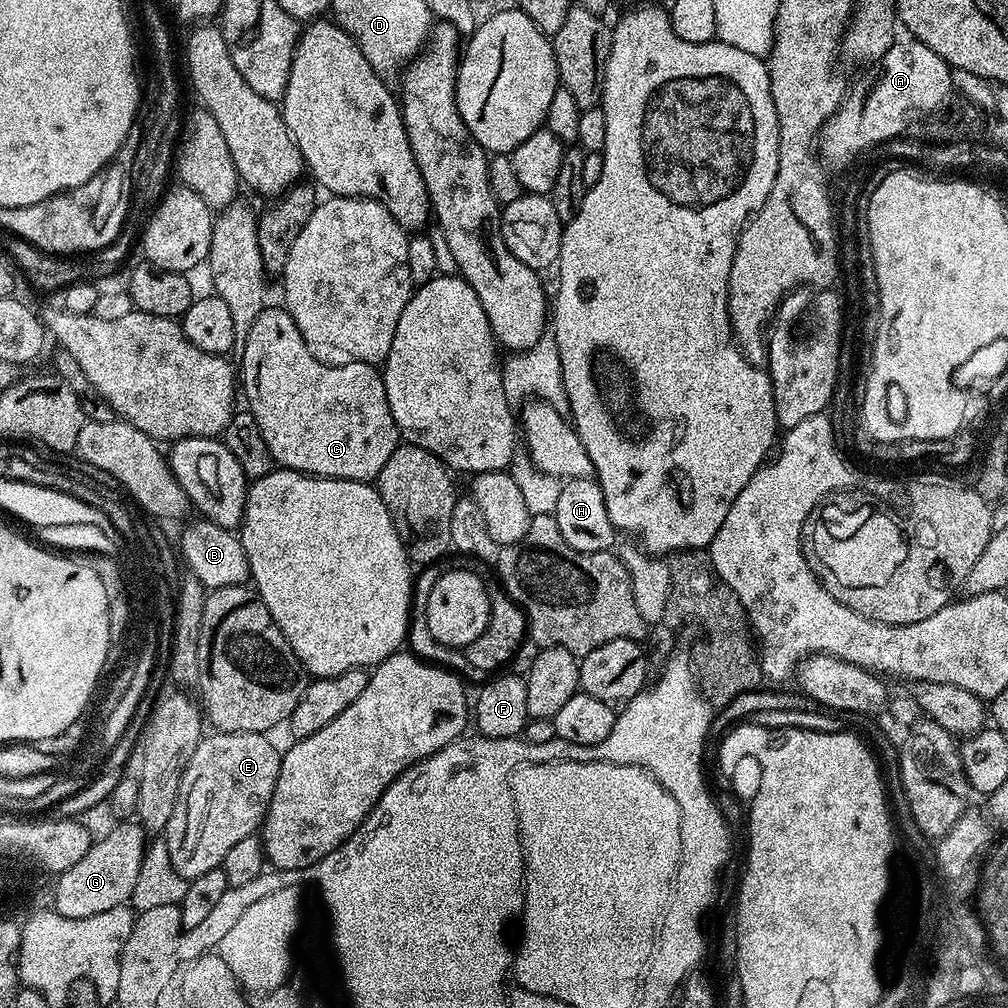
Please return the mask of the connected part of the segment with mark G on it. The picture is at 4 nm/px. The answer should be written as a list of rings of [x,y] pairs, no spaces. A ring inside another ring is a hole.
[[[119,821],[114,826],[104,838],[93,841],[86,854],[77,857],[72,866],[57,877],[52,904],[60,915],[70,919],[86,918],[125,905],[131,899],[148,840],[137,821]]]

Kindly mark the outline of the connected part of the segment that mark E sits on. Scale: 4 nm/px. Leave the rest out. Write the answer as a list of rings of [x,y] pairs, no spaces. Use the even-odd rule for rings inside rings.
[[[213,731],[211,735],[208,734],[203,737],[200,745],[194,751],[194,756],[190,758],[189,765],[186,766],[184,776],[181,778],[180,789],[177,792],[177,800],[174,802],[173,814],[170,815],[168,827],[162,833],[163,839],[168,843],[170,862],[173,864],[174,870],[187,881],[198,878],[200,874],[204,874],[208,870],[221,867],[226,858],[226,853],[242,838],[253,835],[263,825],[264,815],[268,813],[268,807],[270,806],[270,798],[274,794],[274,782],[278,782],[281,753],[279,751],[276,752],[275,746],[268,741],[269,737],[265,733]]]

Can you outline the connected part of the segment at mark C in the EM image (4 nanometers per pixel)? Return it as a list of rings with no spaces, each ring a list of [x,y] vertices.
[[[265,307],[264,311],[254,318],[254,326],[250,326],[250,334],[246,334],[246,342],[242,346],[244,352],[238,360],[238,372],[242,377],[242,396],[248,399],[247,411],[251,412],[254,422],[258,422],[258,430],[262,430],[262,438],[266,438],[266,446],[270,446],[273,461],[281,468],[288,468],[291,472],[303,472],[306,476],[322,476],[330,480],[362,480],[375,481],[376,475],[386,466],[390,454],[394,454],[396,445],[401,443],[402,437],[398,426],[394,422],[394,414],[390,414],[390,402],[386,398],[386,386],[379,367],[366,362],[350,362],[349,364],[326,365],[315,360],[294,322],[294,318],[283,307]]]

